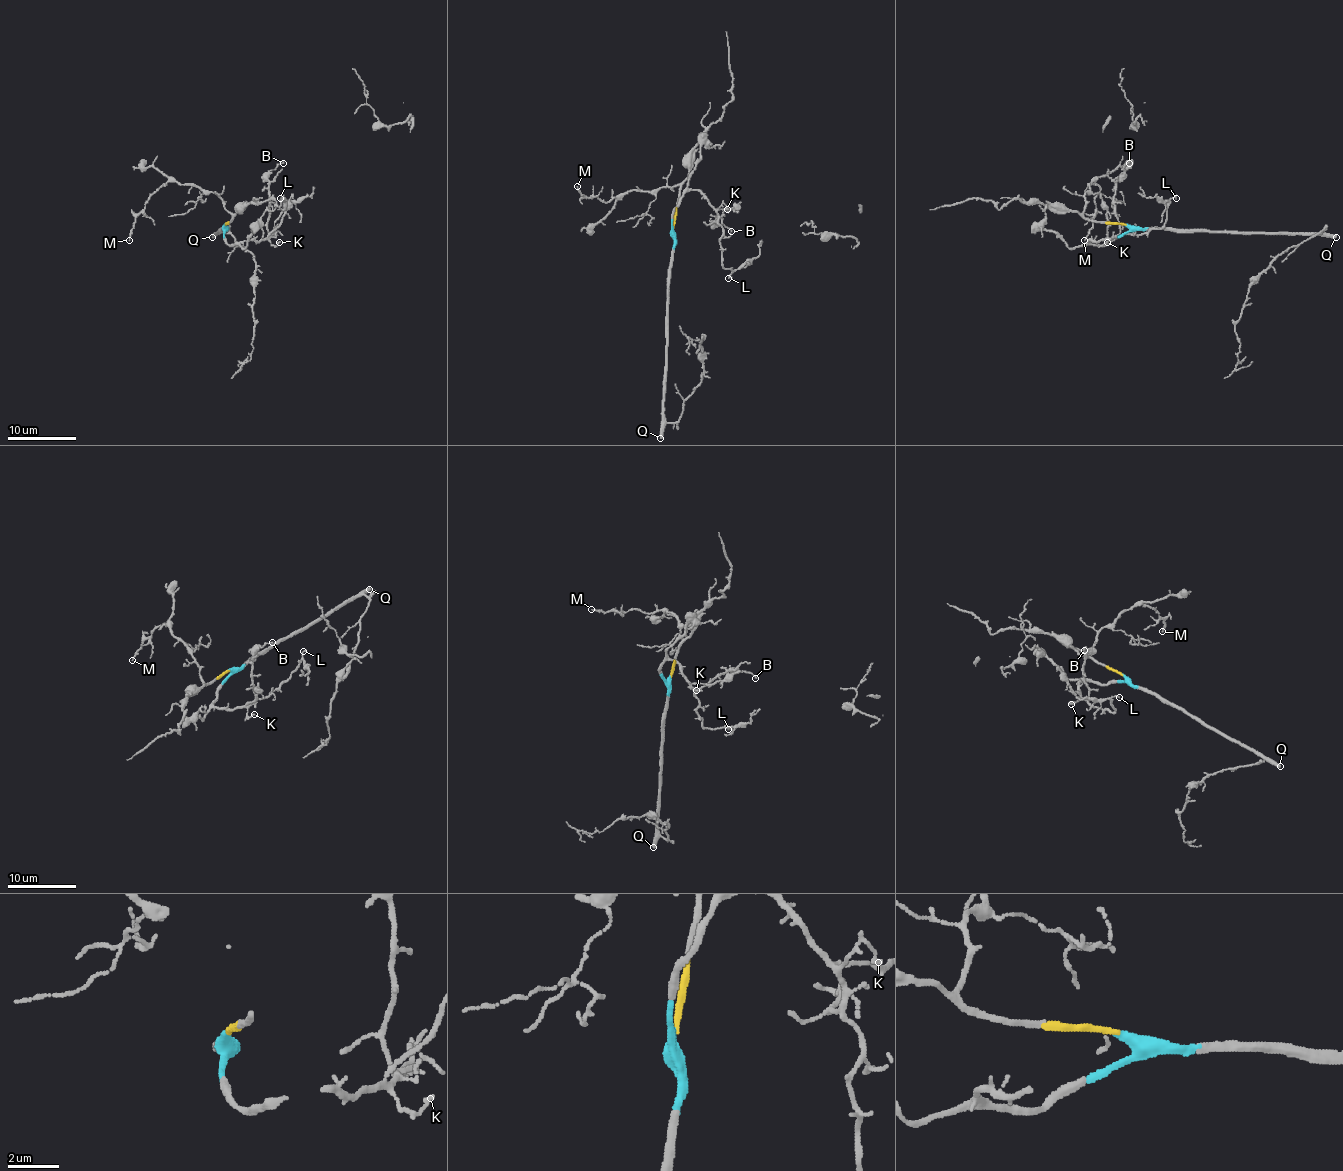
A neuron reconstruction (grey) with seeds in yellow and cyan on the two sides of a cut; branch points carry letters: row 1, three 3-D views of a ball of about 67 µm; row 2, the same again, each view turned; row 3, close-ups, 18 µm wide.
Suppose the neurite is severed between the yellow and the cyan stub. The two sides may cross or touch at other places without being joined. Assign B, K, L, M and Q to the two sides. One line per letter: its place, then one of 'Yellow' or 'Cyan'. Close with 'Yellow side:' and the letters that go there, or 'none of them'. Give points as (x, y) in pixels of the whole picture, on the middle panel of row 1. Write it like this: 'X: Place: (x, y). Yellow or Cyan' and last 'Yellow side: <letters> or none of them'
B: Place: (731, 231). Cyan
K: Place: (727, 209). Cyan
L: Place: (728, 278). Cyan
M: Place: (577, 186). Yellow
Q: Place: (660, 438). Cyan
Yellow side: M

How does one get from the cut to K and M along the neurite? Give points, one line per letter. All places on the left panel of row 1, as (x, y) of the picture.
K: (224, 224), (224, 240), (230, 245), (250, 240), (268, 240), (276, 245), (280, 241)
M: (224, 224), (231, 216), (214, 193), (171, 181), (149, 198), (145, 209), (135, 219), (128, 240)

